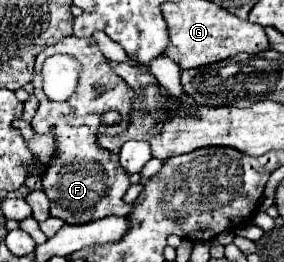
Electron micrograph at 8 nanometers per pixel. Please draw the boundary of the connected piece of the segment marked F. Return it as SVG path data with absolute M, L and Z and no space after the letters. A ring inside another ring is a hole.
M64 37L60 43L48 47L44 53L36 59L36 69L42 71L42 63L48 57L48 53L64 53L64 49L72 49L68 53L74 53L76 59L82 65L80 81L76 91L66 101L50 101L42 91L42 79L34 79L36 97L40 101L40 107L32 119L32 127L36 133L54 133L58 139L56 155L42 177L44 193L50 199L50 215L60 217L70 225L80 225L88 221L96 221L108 215L128 215L134 205L128 205L122 201L126 189L130 187L128 173L118 165L118 157L100 149L96 143L98 133L116 135L128 127L130 119L130 103L132 103L132 89L112 71L104 55L100 53L96 41L92 37L78 39L78 37ZM98 87L104 87L104 91L98 91ZM108 111L118 111L120 121L116 125L106 125L102 115Z

